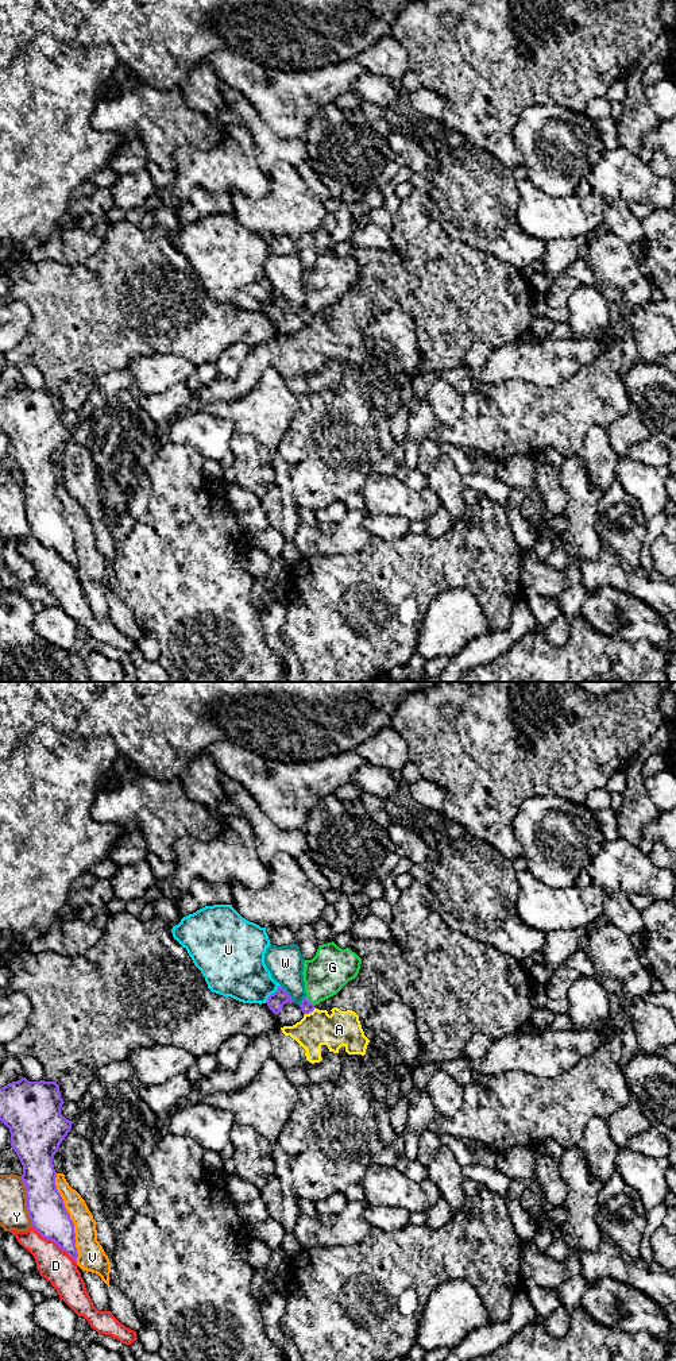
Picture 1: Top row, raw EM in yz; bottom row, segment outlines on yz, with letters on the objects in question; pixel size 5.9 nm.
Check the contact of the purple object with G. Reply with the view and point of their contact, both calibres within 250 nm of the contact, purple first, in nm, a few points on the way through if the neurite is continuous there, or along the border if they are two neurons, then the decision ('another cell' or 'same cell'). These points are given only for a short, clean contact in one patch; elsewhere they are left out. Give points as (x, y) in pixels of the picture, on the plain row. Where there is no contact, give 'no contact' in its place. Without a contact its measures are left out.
meets purple in yz at (309, 311); 70 nm thick on the purple side, 260 nm on the other; same cell

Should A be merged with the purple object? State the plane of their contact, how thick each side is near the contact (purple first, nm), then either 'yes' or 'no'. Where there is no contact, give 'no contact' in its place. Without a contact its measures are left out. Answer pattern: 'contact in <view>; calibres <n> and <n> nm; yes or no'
contact in yz; calibres 70 and 200 nm; no

